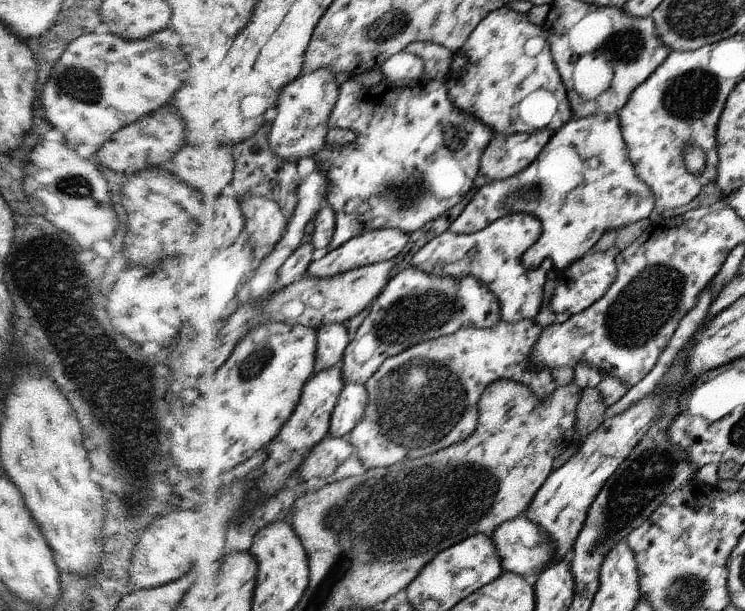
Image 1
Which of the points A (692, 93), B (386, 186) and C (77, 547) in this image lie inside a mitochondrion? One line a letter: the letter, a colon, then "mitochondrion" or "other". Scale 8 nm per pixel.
A: mitochondrion
B: mitochondrion
C: other

